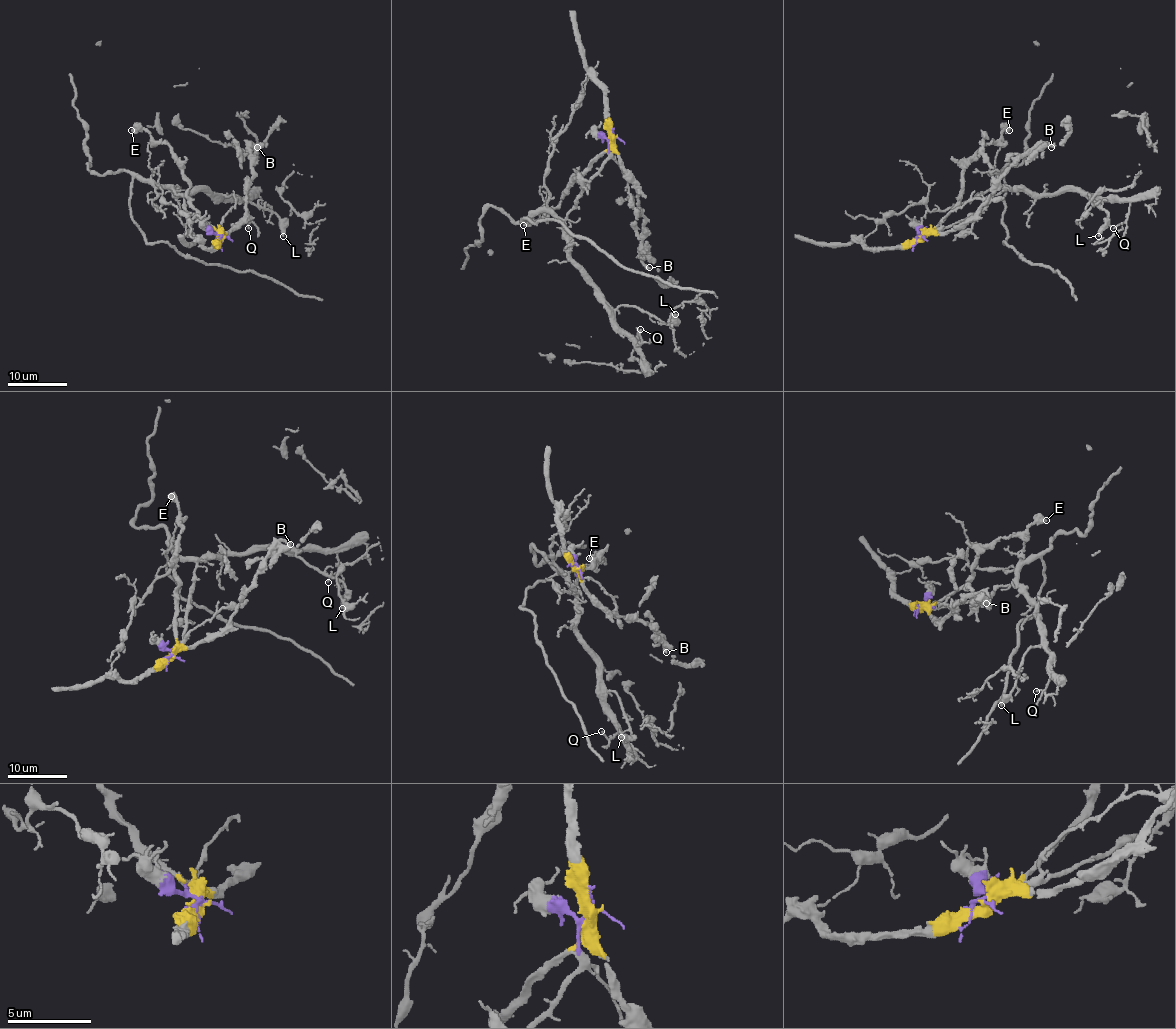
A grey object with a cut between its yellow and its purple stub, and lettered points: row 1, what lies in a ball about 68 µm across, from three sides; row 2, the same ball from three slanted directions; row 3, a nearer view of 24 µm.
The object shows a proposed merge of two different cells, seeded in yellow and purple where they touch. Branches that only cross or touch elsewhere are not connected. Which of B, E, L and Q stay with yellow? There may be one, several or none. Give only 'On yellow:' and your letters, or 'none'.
On yellow: B, E

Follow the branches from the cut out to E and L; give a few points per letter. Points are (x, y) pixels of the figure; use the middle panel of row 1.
E: (611, 136), (611, 145), (579, 176), (581, 177), (574, 180), (556, 207), (524, 225)
L: (611, 134), (608, 158), (567, 216), (567, 251), (614, 309), (632, 305), (668, 324), (675, 314)

